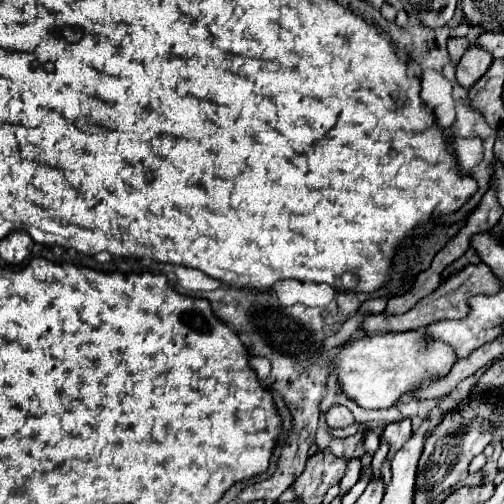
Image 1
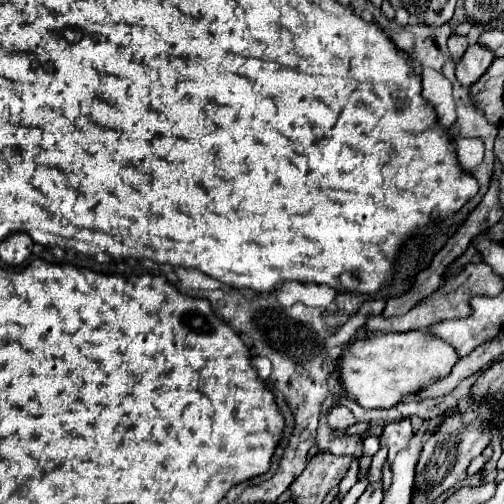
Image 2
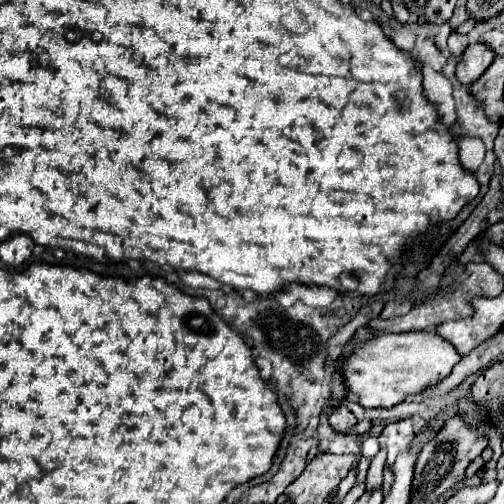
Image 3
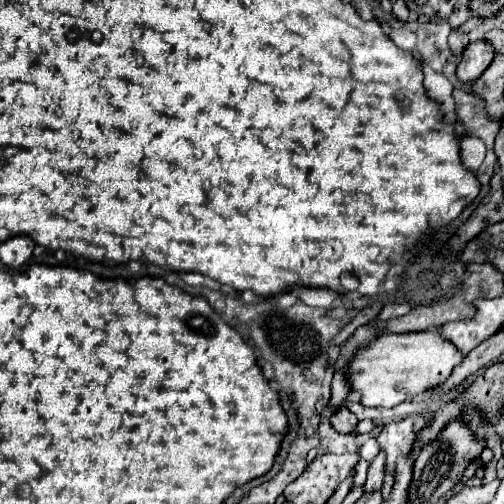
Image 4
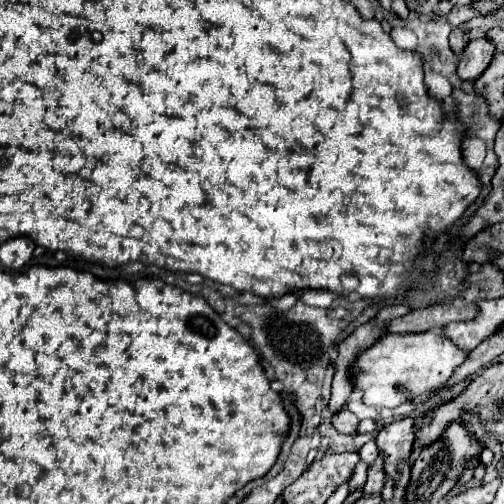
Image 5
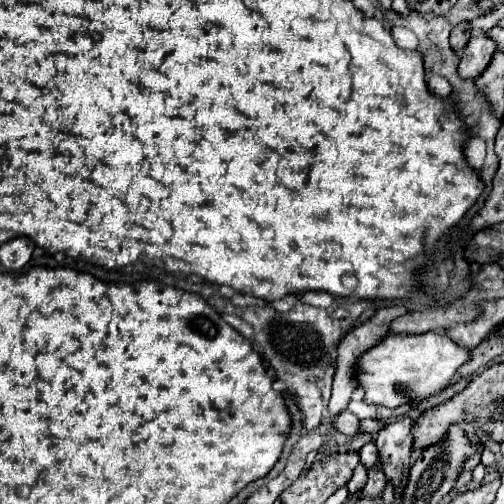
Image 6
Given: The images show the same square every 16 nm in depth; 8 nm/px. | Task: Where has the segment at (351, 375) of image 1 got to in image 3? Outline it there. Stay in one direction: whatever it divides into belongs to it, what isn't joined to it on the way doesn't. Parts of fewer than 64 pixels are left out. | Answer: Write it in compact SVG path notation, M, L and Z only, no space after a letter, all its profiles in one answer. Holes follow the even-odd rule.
M434 330L408 334L376 334L368 344L358 344L344 362L344 382L350 392L360 396L366 408L392 408L406 398L422 394L426 388L450 376L462 354Z

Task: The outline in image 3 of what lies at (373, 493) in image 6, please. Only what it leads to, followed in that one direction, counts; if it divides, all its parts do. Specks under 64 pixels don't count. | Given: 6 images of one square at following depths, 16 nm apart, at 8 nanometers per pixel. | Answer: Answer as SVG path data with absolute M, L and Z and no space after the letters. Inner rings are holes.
M380 448L380 452L374 456L370 470L368 470L368 480L366 480L366 490L374 490L382 486L382 472L384 472L384 464L386 464L386 450Z

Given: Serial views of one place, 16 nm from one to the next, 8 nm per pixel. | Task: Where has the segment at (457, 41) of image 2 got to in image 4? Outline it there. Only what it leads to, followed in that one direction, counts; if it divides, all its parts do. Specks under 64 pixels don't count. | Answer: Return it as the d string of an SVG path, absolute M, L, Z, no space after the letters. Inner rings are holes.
M454 28L454 30L452 30L450 40L448 40L450 50L452 50L456 56L460 56L460 54L462 54L462 50L466 48L466 44L468 44L468 42L470 42L470 40L468 40L468 36L466 36L464 32L460 32L458 28Z

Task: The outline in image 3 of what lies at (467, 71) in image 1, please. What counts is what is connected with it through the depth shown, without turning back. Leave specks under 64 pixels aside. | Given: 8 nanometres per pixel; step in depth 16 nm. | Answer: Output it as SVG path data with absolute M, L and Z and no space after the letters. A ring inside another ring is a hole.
M474 42L470 44L460 62L458 62L458 68L456 68L456 76L462 84L472 84L474 80L478 80L484 70L490 66L490 62L494 60L494 52L488 44L484 42Z

